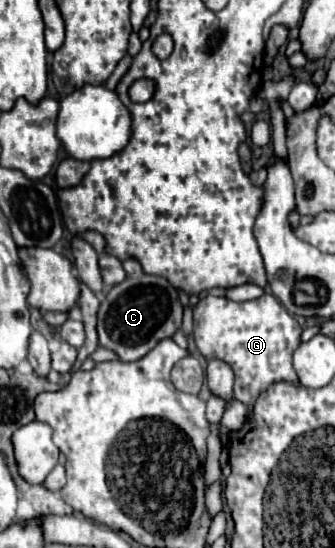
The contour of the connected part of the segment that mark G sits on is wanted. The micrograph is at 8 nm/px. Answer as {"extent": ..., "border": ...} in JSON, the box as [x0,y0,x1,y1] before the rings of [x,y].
{"extent":[193,294,303,410],"border":[[[271,294],[257,300],[233,302],[223,296],[205,296],[193,308],[193,338],[205,360],[223,360],[235,372],[235,400],[253,410],[253,402],[275,382],[299,386],[299,378],[291,366],[291,356],[301,344],[303,328]]]}

